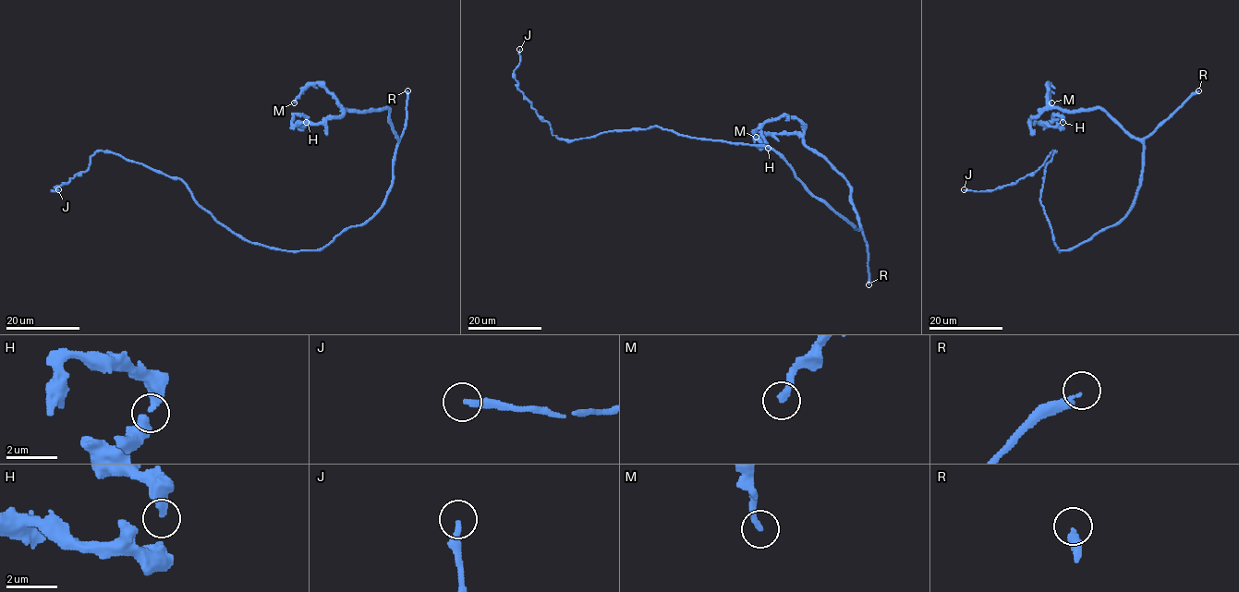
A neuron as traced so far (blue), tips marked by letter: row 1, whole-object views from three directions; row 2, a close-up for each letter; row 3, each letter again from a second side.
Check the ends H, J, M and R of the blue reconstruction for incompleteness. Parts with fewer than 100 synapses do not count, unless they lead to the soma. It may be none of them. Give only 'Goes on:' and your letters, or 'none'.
Goes on: R

